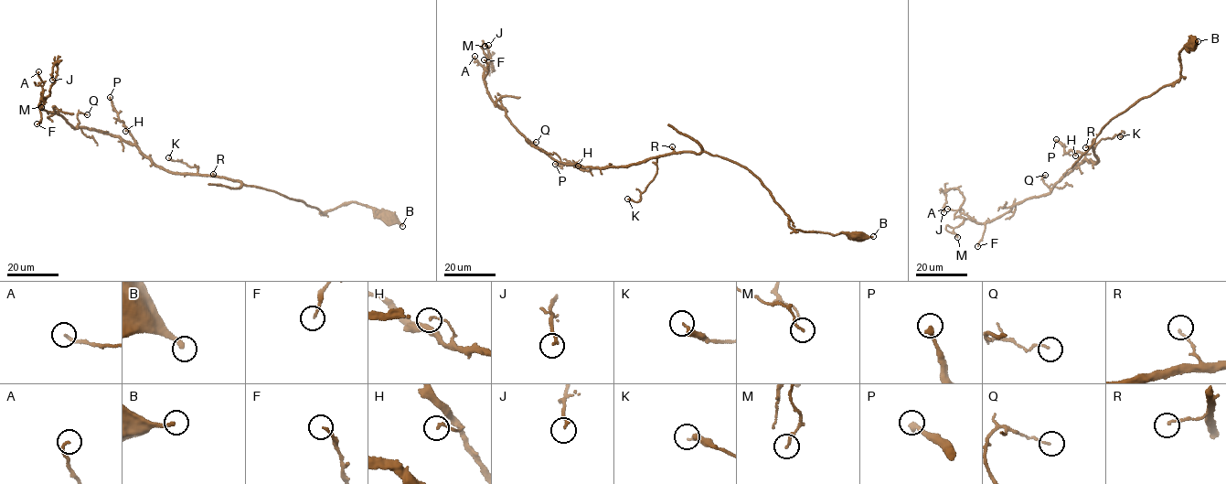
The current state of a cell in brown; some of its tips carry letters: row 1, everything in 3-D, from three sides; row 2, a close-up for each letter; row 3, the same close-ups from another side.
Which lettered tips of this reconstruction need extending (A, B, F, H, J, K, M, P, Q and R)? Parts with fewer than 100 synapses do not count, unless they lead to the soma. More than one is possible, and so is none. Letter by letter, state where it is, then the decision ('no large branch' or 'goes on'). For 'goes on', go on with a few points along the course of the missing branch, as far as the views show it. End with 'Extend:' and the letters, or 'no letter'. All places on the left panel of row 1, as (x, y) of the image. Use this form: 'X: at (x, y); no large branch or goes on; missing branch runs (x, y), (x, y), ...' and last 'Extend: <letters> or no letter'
A: at (38, 71); no large branch
B: at (402, 226); no large branch
F: at (37, 123); no large branch
H: at (125, 131); no large branch
J: at (52, 80); no large branch
K: at (168, 157); no large branch
M: at (41, 107); no large branch
P: at (110, 97); goes on; missing branch runs (110, 97), (53, 48), (99, 17), (78, 38), (165, 25)
Q: at (87, 114); no large branch
R: at (213, 174); no large branch
Extend: P

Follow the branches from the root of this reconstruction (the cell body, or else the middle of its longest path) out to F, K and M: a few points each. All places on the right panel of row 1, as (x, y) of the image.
F: (1192, 44), (1179, 53), (1179, 79), (1095, 135), (1096, 165), (1078, 164), (1050, 192), (988, 221), (977, 246)
K: (1192, 44), (1179, 53), (1179, 79), (1112, 118), (1093, 139), (1092, 151), (1102, 139), (1124, 131), (1120, 136)
M: (1192, 44), (1179, 53), (1179, 79), (1095, 135), (1096, 165), (1078, 164), (992, 220), (946, 226), (957, 237)

